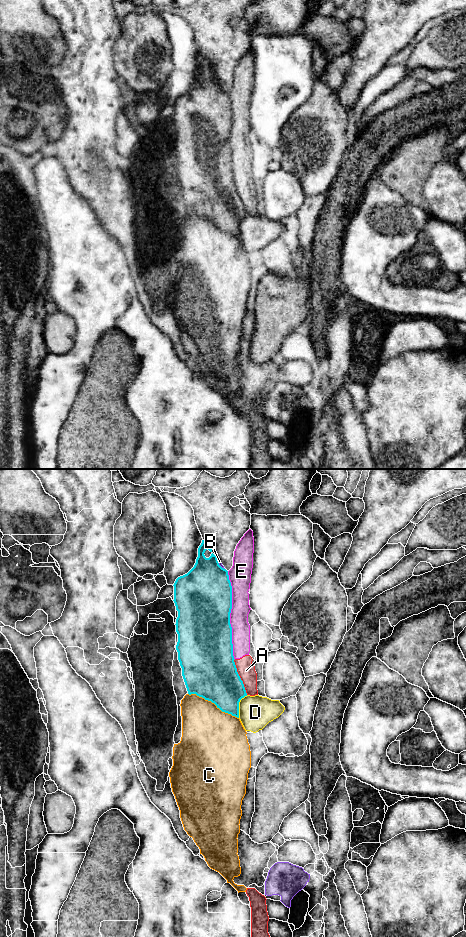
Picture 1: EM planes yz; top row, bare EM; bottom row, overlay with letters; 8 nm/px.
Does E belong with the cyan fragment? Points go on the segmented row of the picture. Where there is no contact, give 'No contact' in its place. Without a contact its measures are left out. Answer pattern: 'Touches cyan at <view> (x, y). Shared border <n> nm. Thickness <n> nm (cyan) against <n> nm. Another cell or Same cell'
Touches cyan at yz (229, 615). Shared border 700 nm. Thickness 460 nm (cyan) against 140 nm. Another cell

